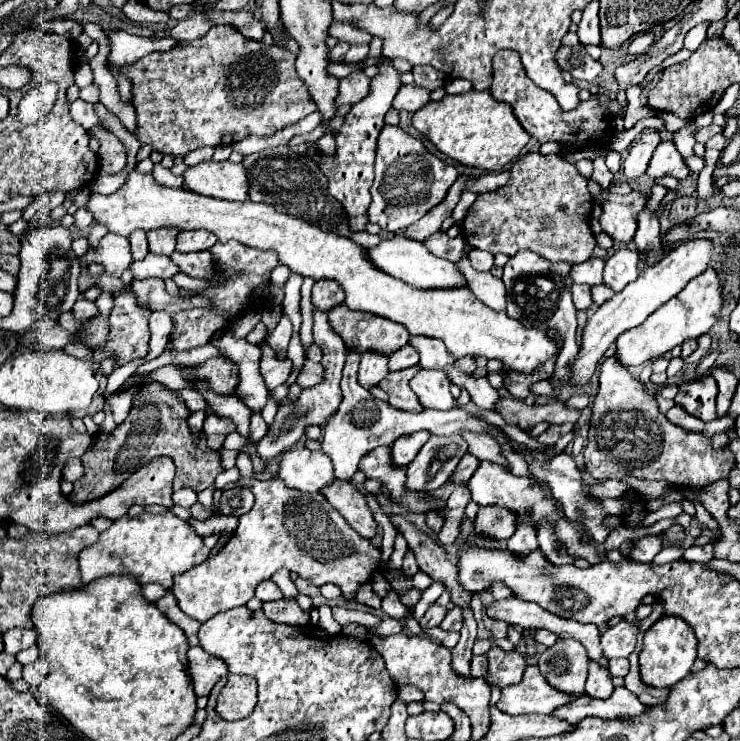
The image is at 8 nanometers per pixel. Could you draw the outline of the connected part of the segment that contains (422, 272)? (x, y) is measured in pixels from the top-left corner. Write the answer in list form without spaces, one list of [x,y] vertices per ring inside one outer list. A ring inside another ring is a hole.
[[[396,236],[390,240],[380,240],[378,246],[366,248],[366,258],[372,262],[374,268],[406,282],[416,288],[452,288],[452,286],[466,286],[464,276],[448,262],[442,258],[436,258],[434,254],[428,252],[424,242]]]

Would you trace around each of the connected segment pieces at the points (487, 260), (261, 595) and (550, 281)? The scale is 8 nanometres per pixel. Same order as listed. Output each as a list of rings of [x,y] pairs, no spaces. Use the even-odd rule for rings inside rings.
[[[474,248],[468,256],[470,256],[472,268],[476,268],[478,272],[490,272],[492,266],[494,266],[494,254],[490,254],[490,252]]]
[[[268,580],[256,588],[256,598],[262,602],[268,602],[268,600],[280,600],[280,598],[284,598],[284,594],[272,580]]]
[[[520,250],[516,256],[508,260],[504,266],[504,276],[502,282],[506,286],[506,296],[508,296],[508,308],[506,314],[512,316],[514,320],[522,322],[522,326],[534,328],[534,330],[548,330],[556,328],[564,334],[564,348],[558,354],[558,364],[552,376],[554,384],[568,384],[570,376],[570,362],[578,354],[578,344],[576,344],[576,308],[572,304],[570,296],[570,278],[572,264],[568,262],[548,262],[546,258],[534,254],[532,250]]]

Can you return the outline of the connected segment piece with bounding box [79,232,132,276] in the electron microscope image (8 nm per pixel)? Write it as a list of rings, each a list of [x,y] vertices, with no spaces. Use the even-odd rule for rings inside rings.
[[[108,232],[96,248],[89,250],[79,260],[86,265],[100,262],[110,276],[122,276],[122,272],[132,264],[128,238]]]

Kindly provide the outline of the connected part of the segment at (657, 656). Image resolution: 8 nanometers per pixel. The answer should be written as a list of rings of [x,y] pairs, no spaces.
[[[672,616],[660,618],[646,634],[644,634],[644,644],[640,652],[640,676],[642,682],[652,686],[652,688],[672,688],[676,682],[686,678],[690,674],[690,668],[696,660],[696,636],[692,634],[692,628]]]

